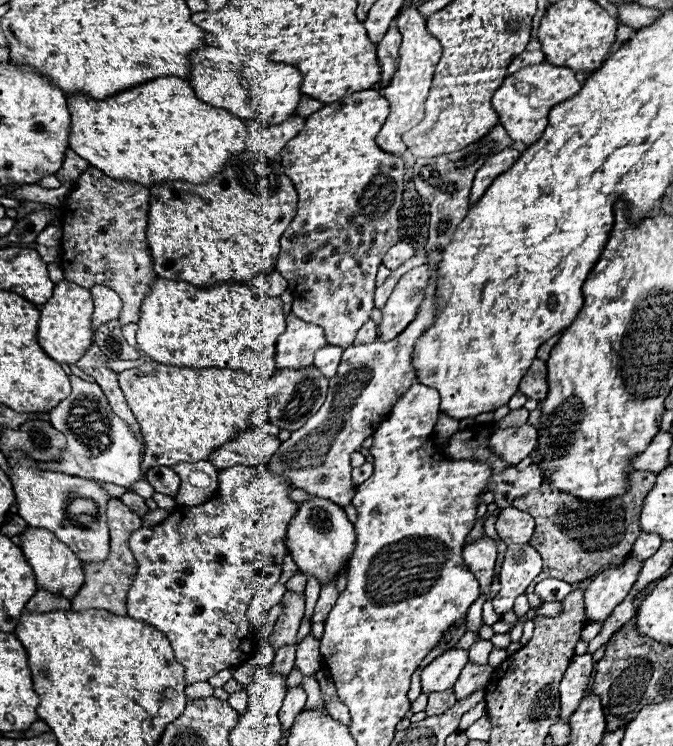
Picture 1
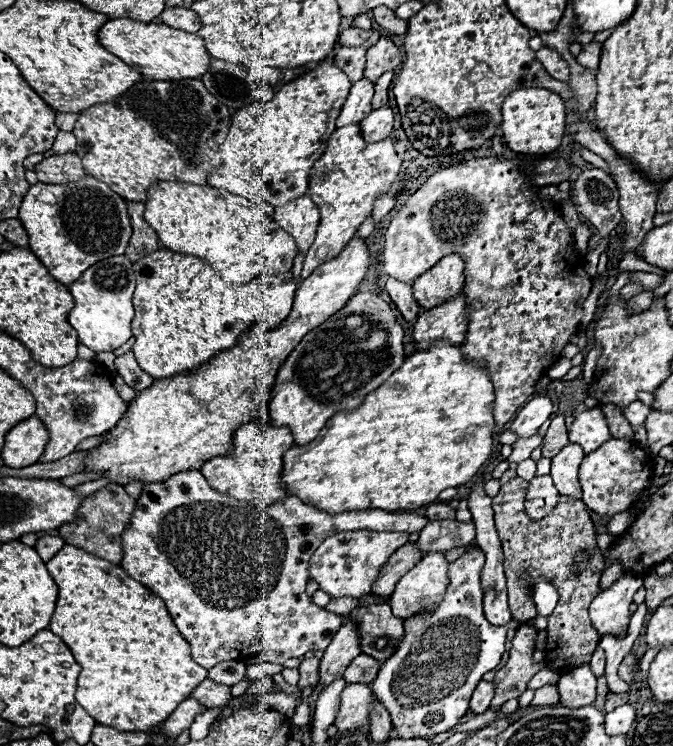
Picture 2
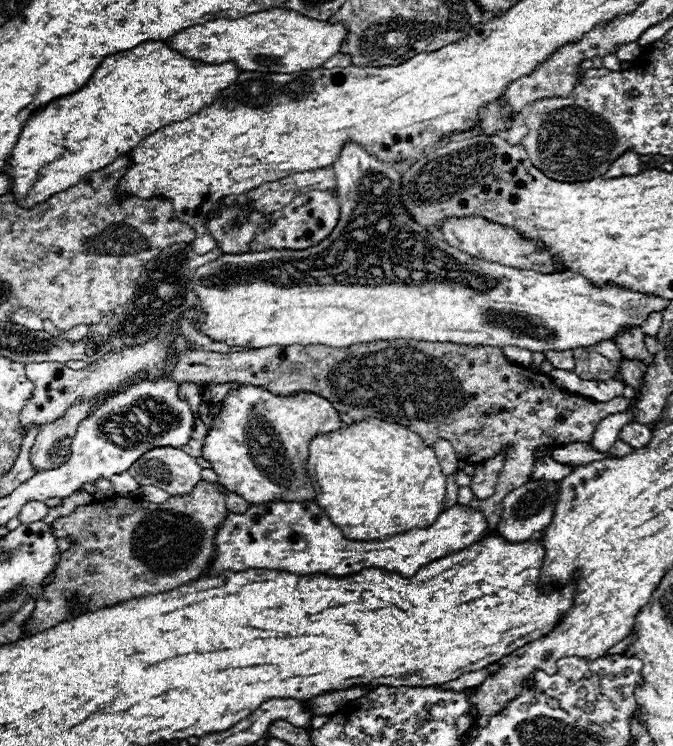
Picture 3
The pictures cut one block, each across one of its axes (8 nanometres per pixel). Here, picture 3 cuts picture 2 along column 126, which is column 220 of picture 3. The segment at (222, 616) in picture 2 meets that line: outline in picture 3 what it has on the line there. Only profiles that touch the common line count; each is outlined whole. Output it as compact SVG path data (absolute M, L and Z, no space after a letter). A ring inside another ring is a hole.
M314 502L250 504L244 514L226 514L226 520L216 532L216 558L210 562L206 576L218 576L224 570L242 572L250 568L262 568L290 572L296 576L328 574L334 578L344 578L348 574L358 574L364 568L382 568L408 578L414 576L422 566L478 542L484 530L486 520L482 512L460 508L456 504L442 512L428 528L414 528L386 540L358 542L346 540L340 528L336 528L324 510Z

